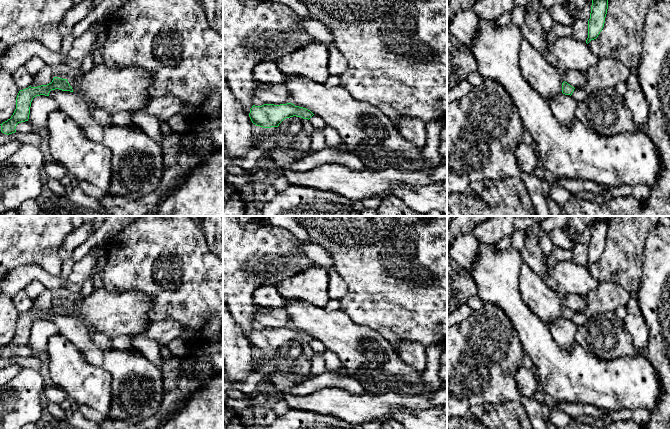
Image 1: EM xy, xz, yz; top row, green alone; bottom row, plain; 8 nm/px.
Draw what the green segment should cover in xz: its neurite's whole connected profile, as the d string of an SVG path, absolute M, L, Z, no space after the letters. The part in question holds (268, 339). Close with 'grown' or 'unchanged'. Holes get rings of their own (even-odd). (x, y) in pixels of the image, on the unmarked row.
M292 327L253 329L249 337L252 347L263 352L278 351L284 343L293 340L309 344L313 339L310 334Z; unchanged

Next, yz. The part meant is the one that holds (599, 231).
M604 216L594 219L592 222L590 243L588 244L587 268L596 263L604 251L609 220L608 216Z; unchanged

